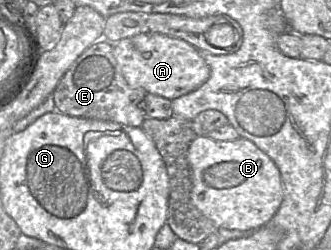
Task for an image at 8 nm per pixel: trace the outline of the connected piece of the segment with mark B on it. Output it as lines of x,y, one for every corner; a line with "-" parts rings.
197,136
189,146
192,204
218,228
252,232
268,224
283,201
280,172
274,161
248,139
218,141

